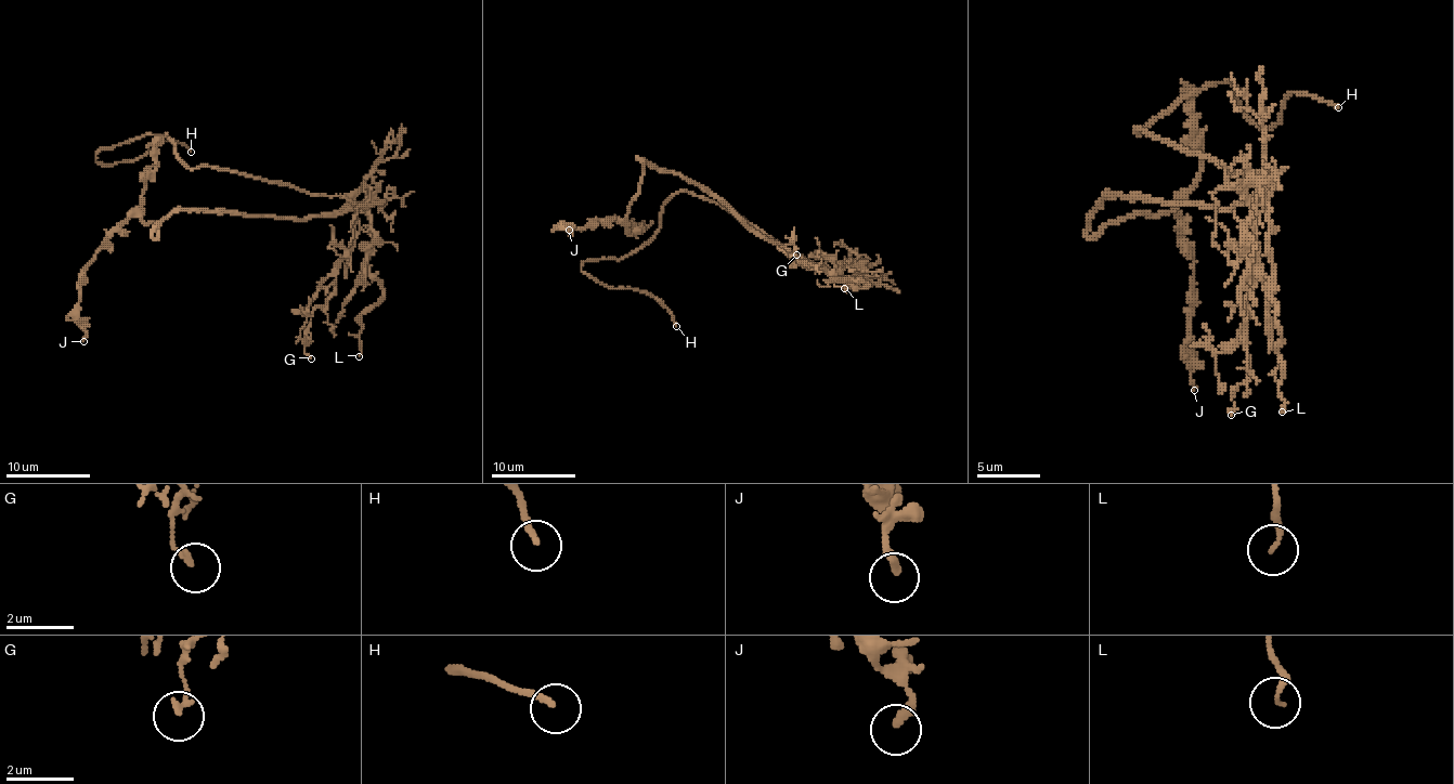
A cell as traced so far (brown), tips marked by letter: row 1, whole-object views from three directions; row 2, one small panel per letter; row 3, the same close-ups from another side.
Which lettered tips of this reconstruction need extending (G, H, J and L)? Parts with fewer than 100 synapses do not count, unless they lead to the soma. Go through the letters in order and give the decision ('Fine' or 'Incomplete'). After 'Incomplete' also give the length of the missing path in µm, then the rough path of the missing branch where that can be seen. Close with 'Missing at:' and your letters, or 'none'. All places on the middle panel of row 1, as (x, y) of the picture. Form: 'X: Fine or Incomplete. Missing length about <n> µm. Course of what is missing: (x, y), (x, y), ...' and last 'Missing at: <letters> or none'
G: Fine
H: Incomplete. Missing length about 10 µm. Course of what is missing: (676, 326), (703, 360), (703, 375), (712, 383)
J: Fine
L: Fine
Missing at: H

